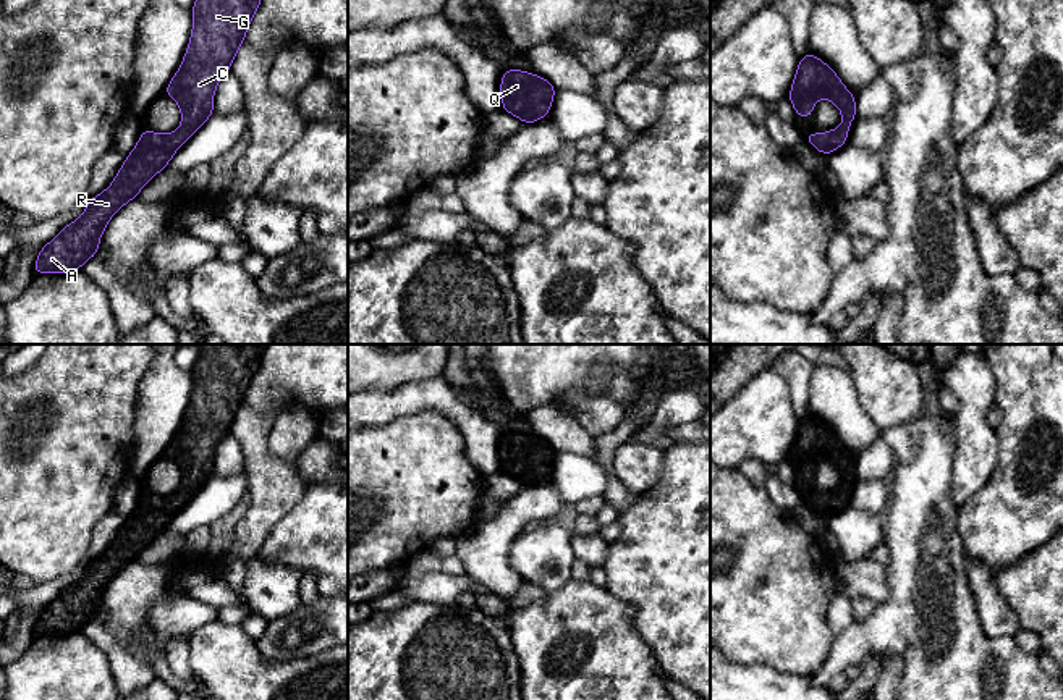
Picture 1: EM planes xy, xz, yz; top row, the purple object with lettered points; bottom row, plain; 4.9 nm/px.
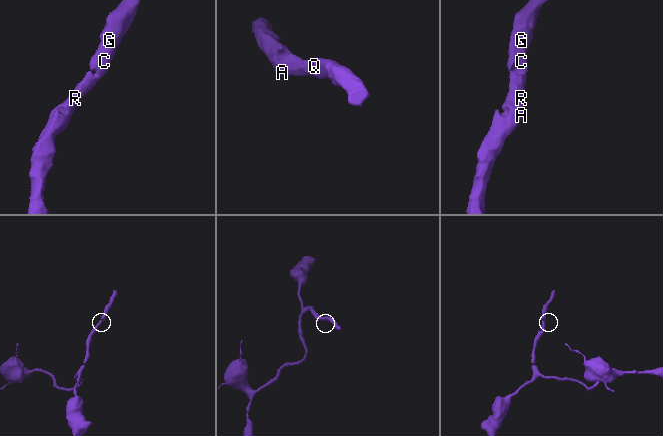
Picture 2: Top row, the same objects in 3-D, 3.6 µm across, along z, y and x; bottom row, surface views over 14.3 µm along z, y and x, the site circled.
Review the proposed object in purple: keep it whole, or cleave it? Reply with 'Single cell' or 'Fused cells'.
Single cell

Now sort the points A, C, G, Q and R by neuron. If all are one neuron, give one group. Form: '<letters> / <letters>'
A C G Q R

